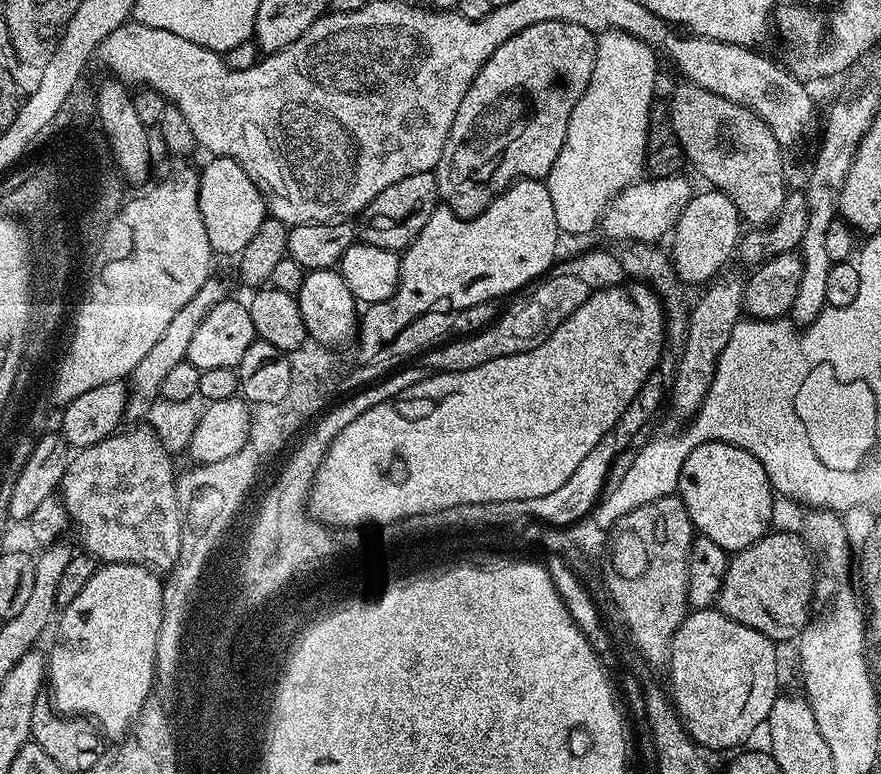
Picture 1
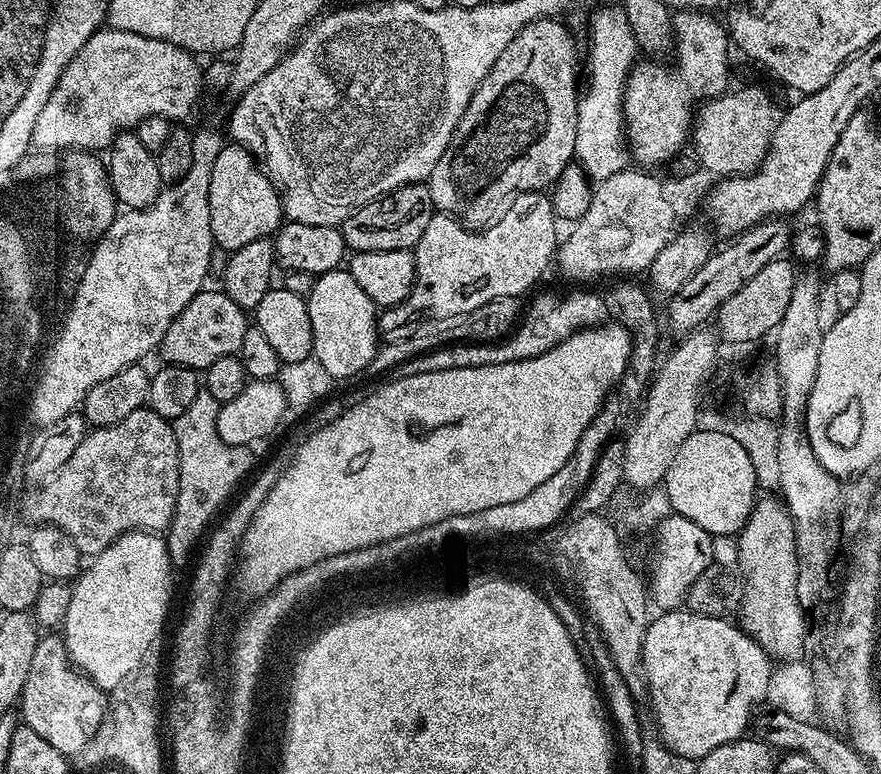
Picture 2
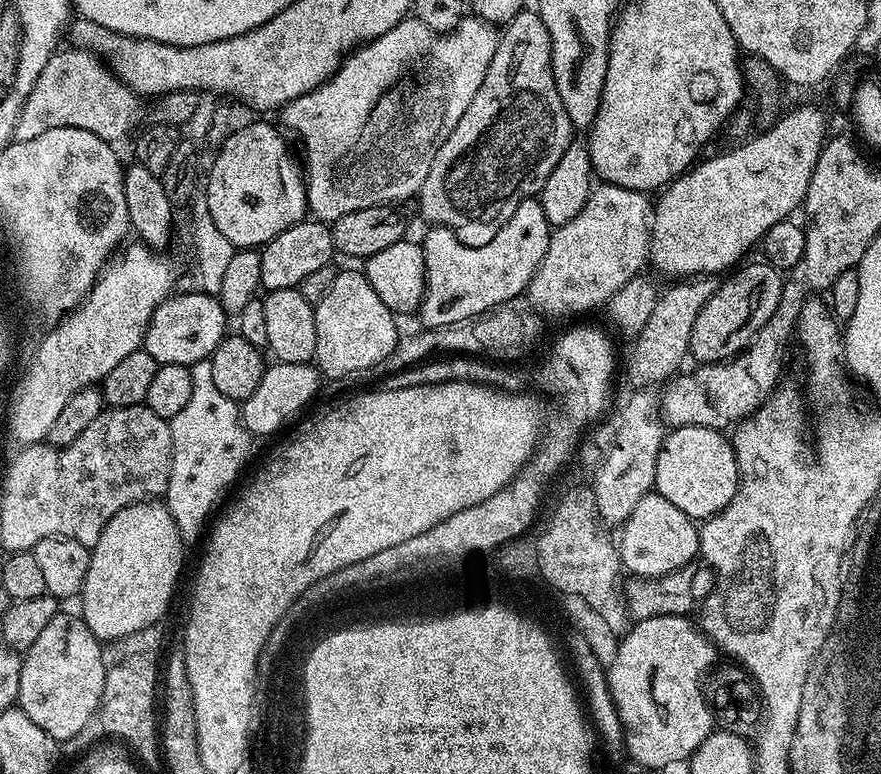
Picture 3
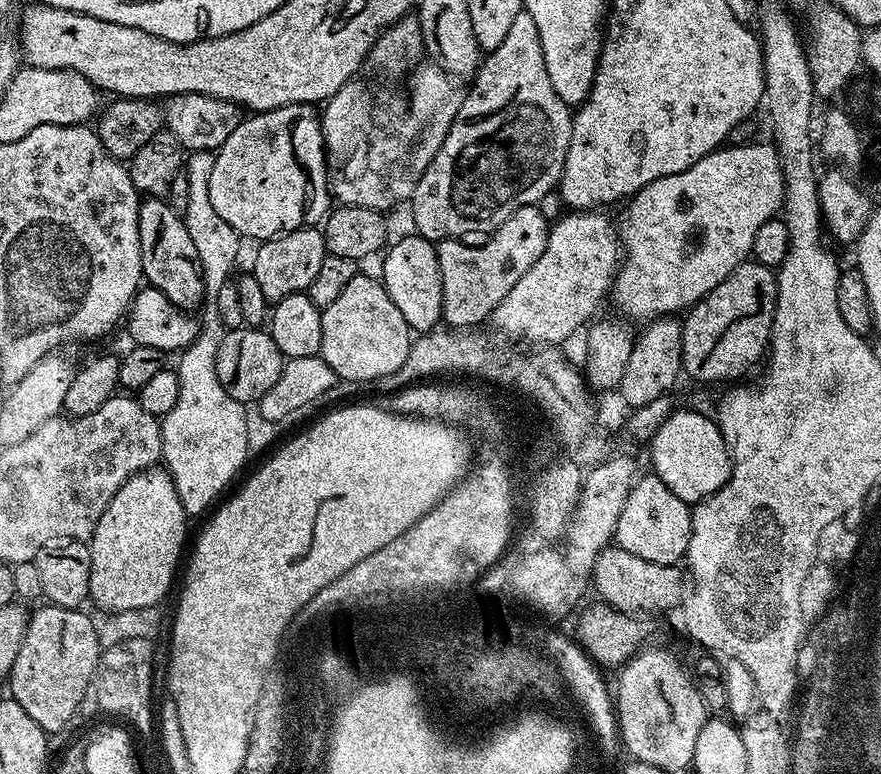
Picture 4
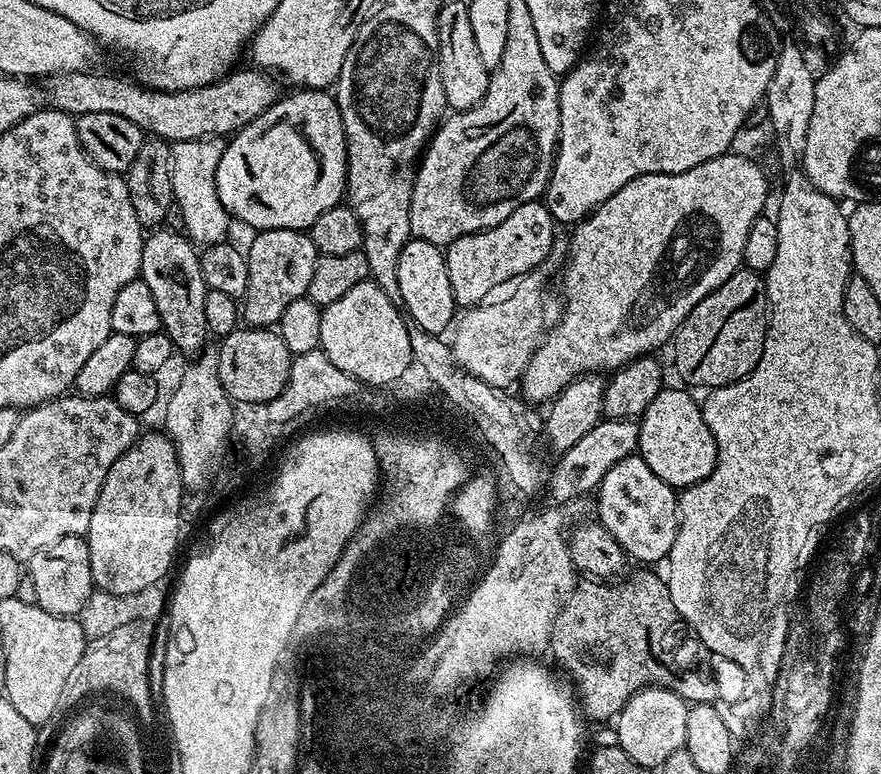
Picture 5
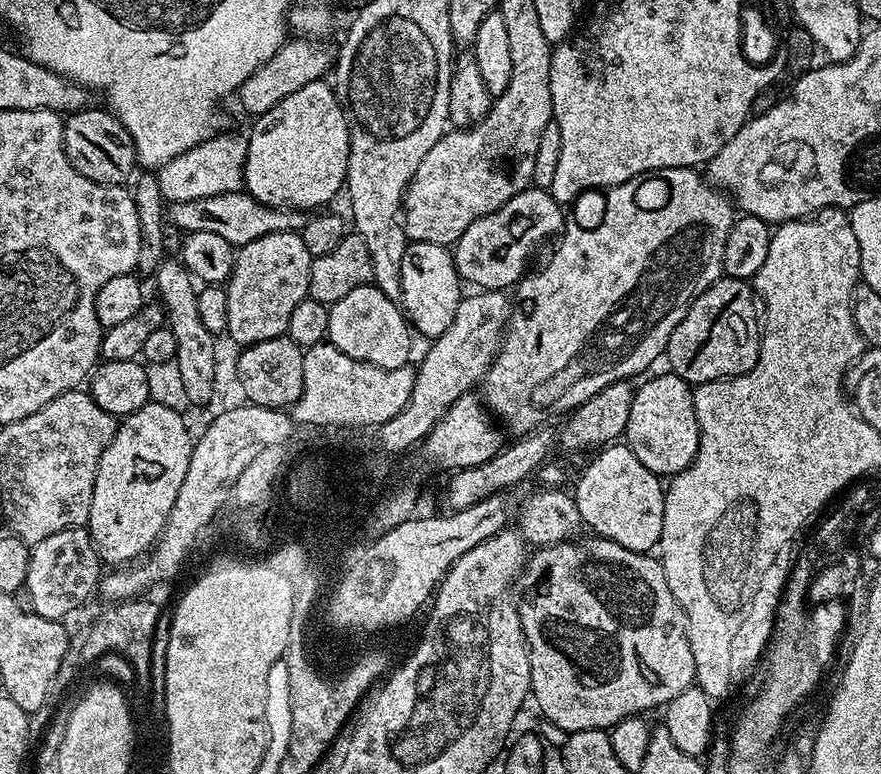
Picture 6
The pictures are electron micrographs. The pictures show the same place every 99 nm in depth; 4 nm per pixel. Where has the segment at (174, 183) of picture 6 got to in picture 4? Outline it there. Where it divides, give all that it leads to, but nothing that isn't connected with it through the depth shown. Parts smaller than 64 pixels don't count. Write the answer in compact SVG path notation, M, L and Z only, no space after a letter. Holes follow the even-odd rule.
M211 151L191 153L185 161L184 173L188 180L188 207L184 215L184 225L193 239L199 262L203 268L204 301L201 313L218 314L217 298L222 286L231 279L230 270L240 252L242 238L228 222L218 217L218 212L208 203L208 186L215 155Z

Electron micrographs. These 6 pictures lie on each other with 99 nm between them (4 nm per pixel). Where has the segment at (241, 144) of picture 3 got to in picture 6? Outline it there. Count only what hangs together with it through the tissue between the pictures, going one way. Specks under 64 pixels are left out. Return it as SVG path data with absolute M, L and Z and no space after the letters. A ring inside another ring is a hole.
M327 79L310 82L310 86L302 86L302 90L294 90L294 94L288 95L287 98L282 98L282 102L278 102L273 108L263 112L261 116L255 117L251 130L249 154L245 162L243 187L258 203L264 203L272 208L320 210L328 206L335 196L341 195L348 179L348 120L344 117L344 108L336 96L335 87Z

